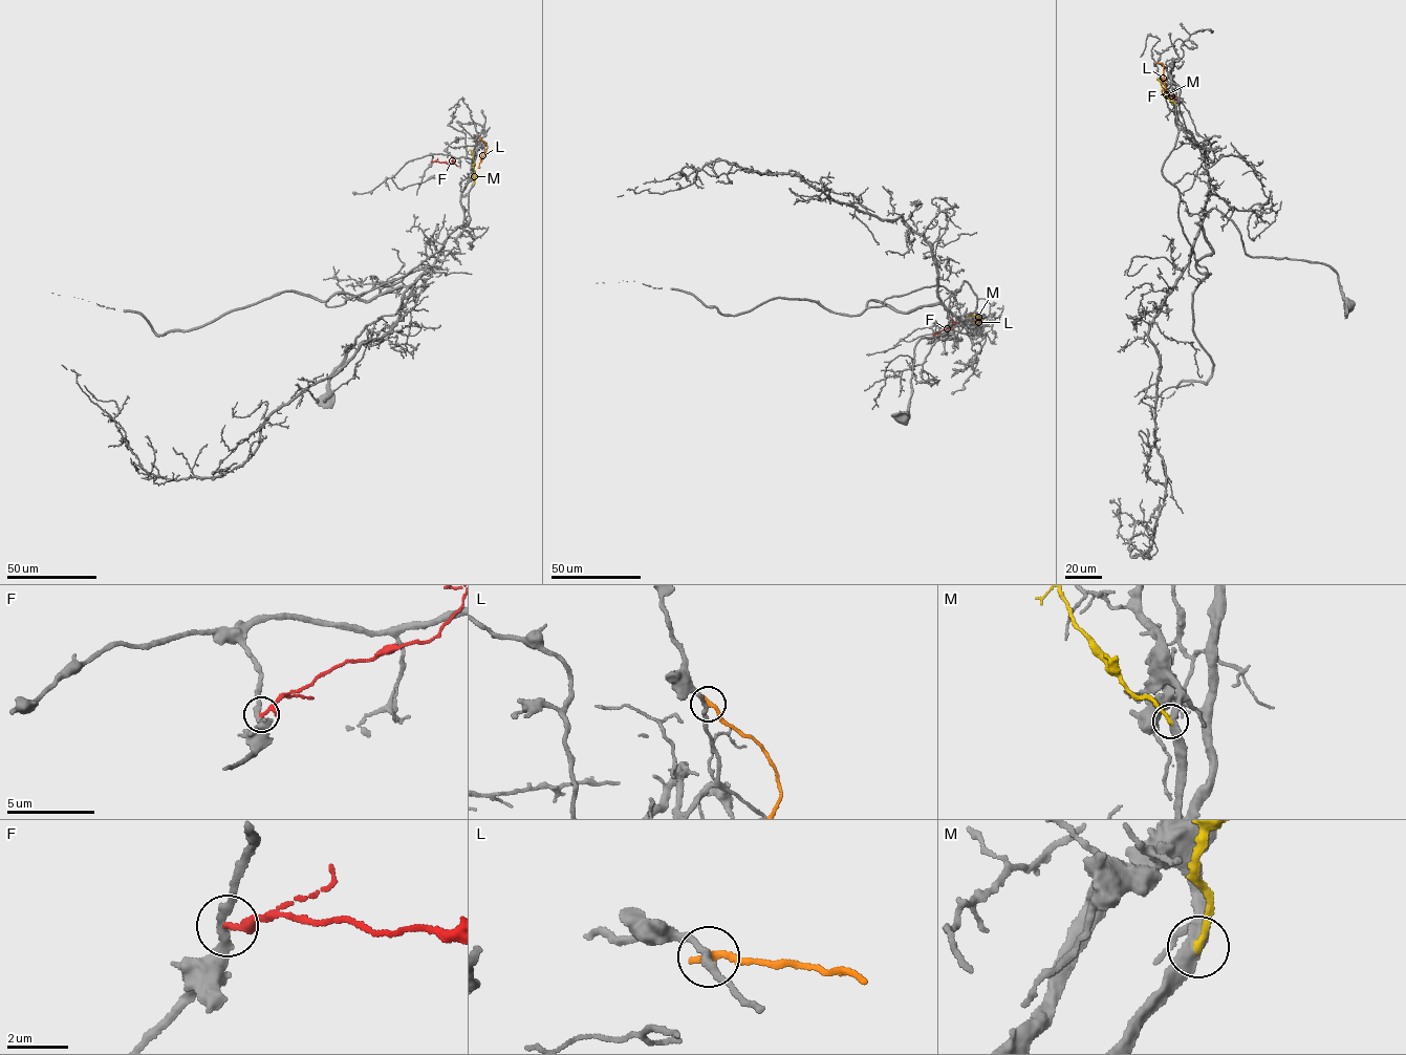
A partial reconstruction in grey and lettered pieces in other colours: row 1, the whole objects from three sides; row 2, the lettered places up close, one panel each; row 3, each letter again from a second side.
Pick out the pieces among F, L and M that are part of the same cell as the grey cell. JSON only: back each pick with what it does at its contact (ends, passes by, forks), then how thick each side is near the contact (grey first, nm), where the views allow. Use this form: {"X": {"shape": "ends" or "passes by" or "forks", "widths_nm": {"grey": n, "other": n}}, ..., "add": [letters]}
{"add": []}

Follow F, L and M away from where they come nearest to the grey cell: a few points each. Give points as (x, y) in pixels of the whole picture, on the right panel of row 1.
F: (1176, 100), (1162, 93)
L: (1158, 62), (1163, 64), (1166, 89)
M: (1174, 104), (1156, 79)

